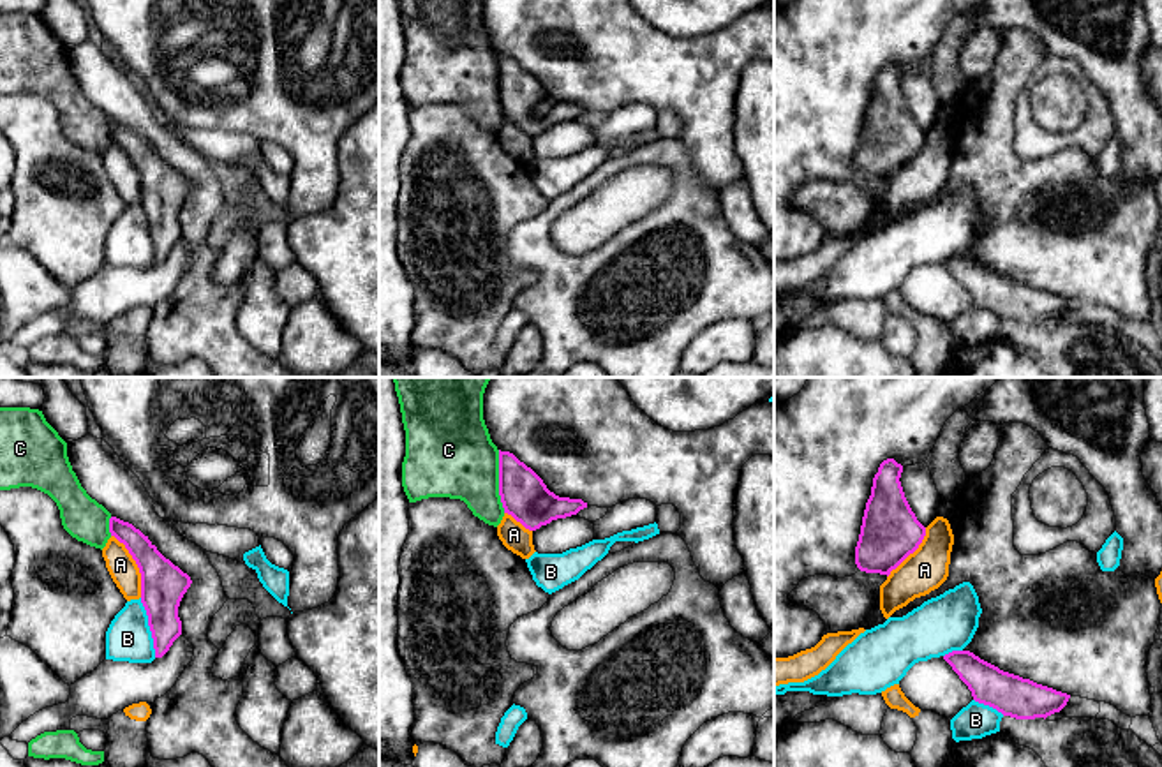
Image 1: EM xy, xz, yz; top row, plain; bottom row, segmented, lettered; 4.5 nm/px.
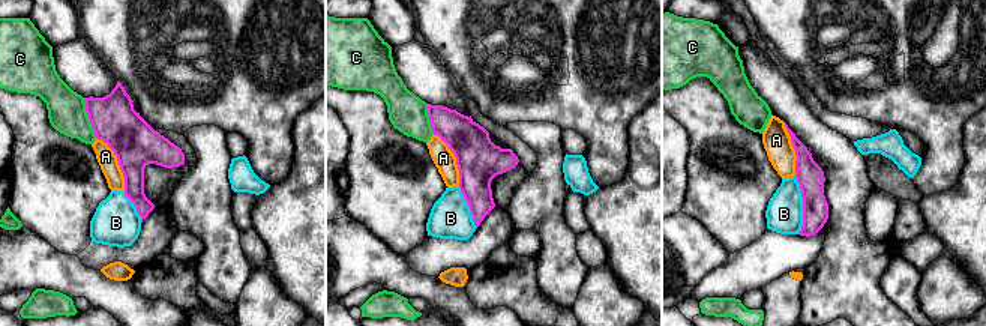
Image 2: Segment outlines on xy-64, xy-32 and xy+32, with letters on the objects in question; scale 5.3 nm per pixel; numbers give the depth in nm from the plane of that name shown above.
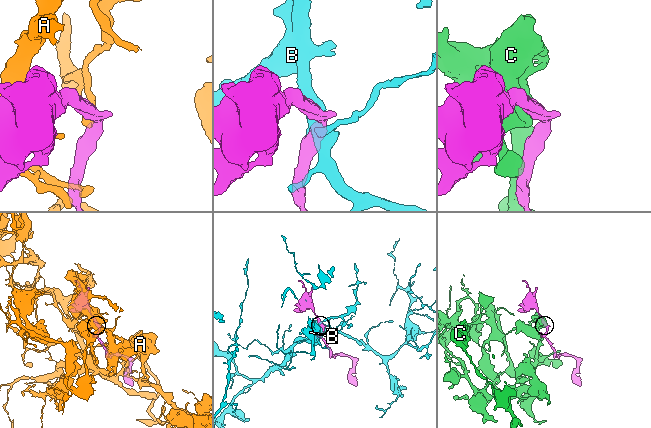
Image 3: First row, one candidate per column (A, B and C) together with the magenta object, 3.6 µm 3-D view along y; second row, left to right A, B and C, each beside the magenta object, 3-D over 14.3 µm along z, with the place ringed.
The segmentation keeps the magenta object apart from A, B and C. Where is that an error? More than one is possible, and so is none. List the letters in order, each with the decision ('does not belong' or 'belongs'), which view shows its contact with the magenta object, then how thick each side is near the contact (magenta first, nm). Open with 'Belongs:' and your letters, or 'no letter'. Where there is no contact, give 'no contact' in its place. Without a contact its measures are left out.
Belongs: C
A: does not belong; meets magenta in xy; 200 nm thick on the magenta side, 130 nm on the other
B: does not belong; meets magenta in xy; 200 nm thick on the magenta side, 200 nm on the other
C: belongs; meets magenta in xz; 220 nm thick on the magenta side, 380 nm on the other

